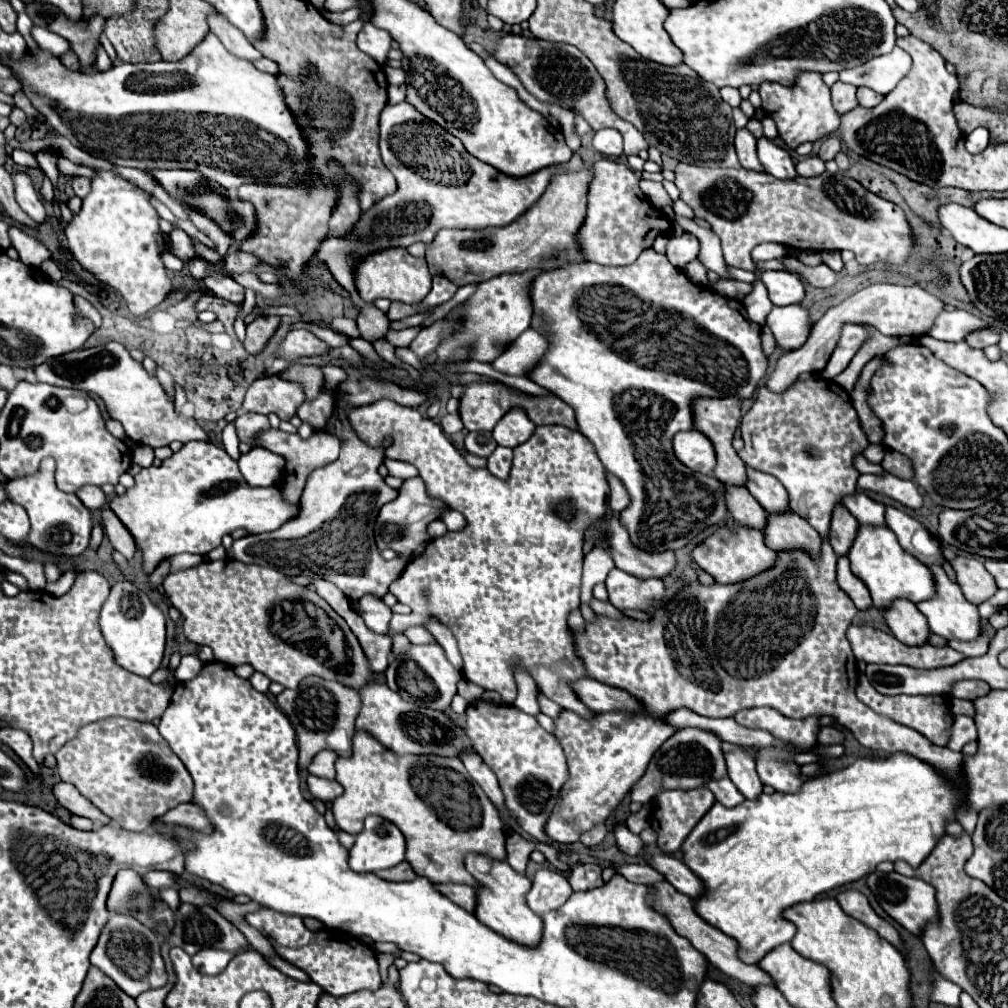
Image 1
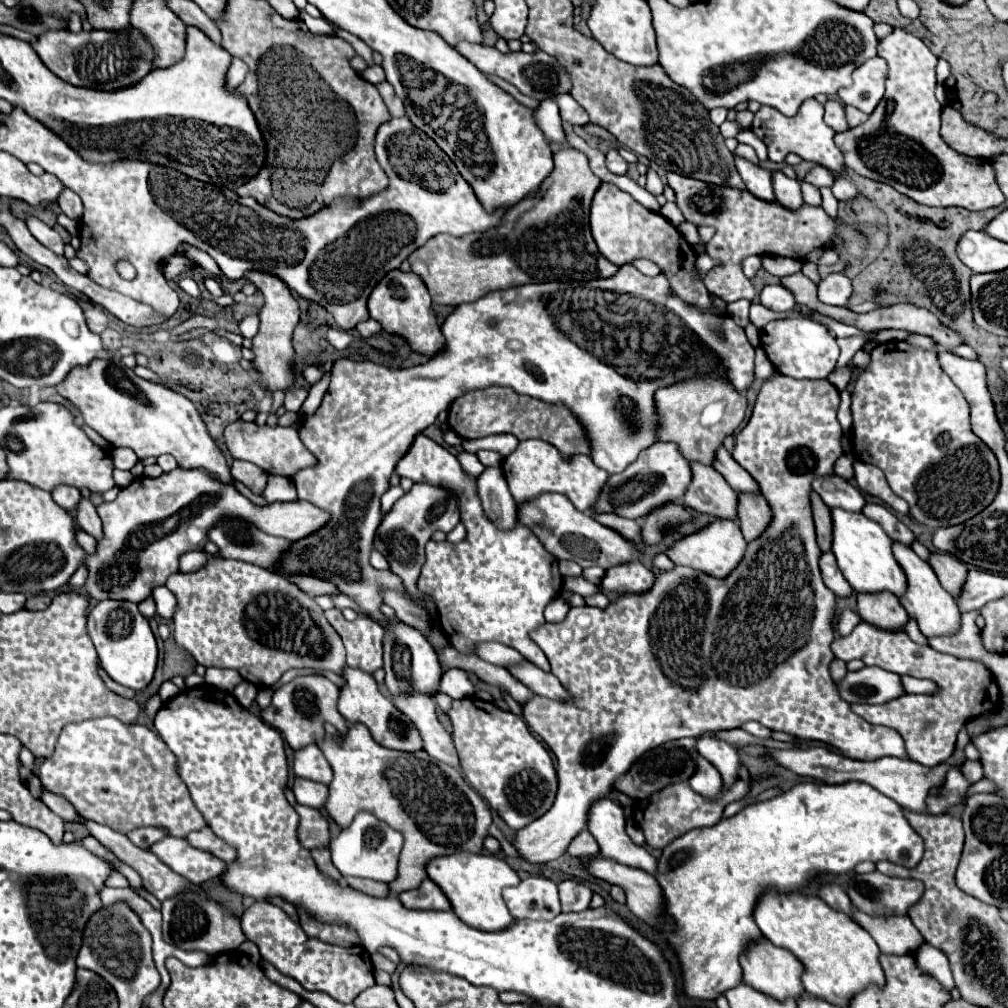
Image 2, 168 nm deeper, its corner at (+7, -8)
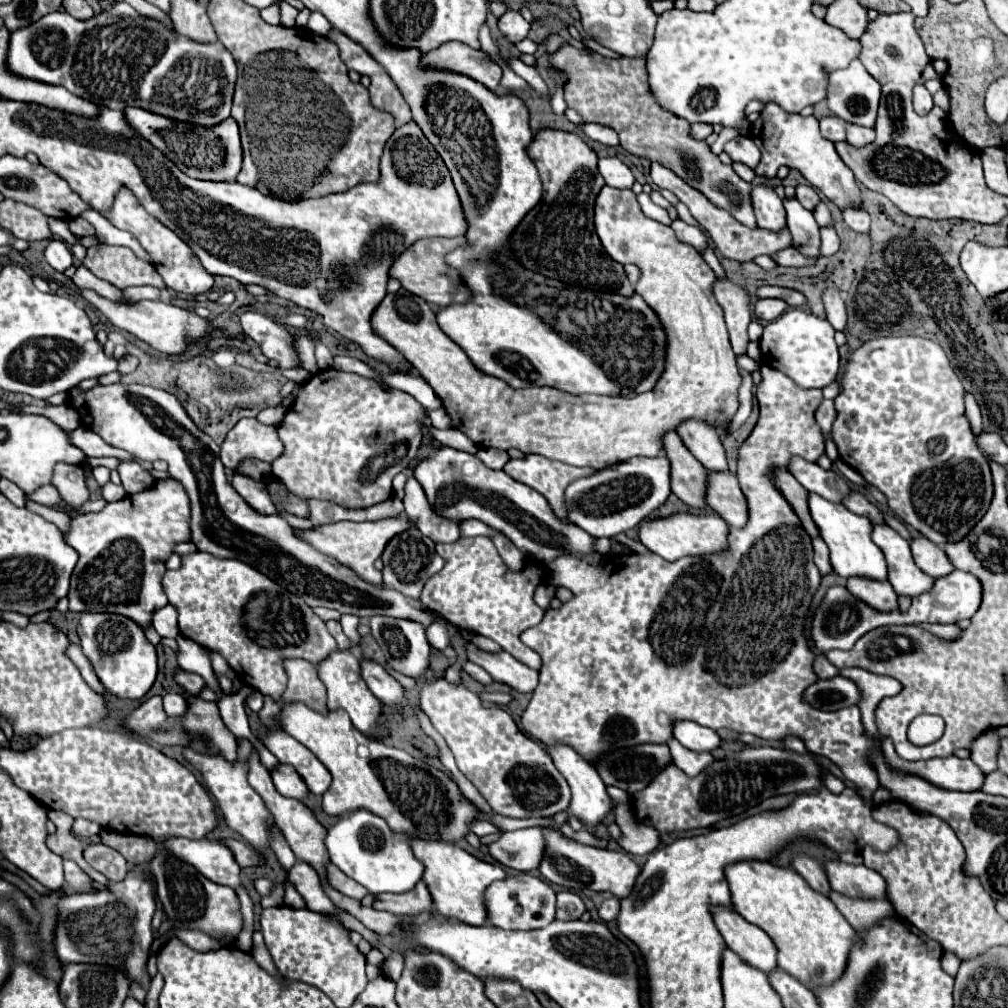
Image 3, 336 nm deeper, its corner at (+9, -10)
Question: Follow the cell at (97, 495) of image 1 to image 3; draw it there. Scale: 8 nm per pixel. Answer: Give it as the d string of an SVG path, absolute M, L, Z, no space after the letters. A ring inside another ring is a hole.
M42 485L42 489L34 491L34 493L28 493L28 499L40 503L40 505L60 505L60 493L56 491L54 485Z

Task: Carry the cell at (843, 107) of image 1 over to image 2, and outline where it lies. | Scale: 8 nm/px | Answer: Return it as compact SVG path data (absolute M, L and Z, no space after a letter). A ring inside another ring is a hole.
M838 99L826 101L826 115L824 115L824 121L826 121L834 131L846 131L846 129L848 129L844 105L842 105Z

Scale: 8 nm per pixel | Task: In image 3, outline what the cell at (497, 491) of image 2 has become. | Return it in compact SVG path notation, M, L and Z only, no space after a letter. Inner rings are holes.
M502 533L494 535L492 541L494 541L494 545L496 545L496 549L498 549L498 553L500 553L504 565L508 565L510 571L522 571L524 561L526 561L524 553L518 551L516 545L514 545L506 535L502 535Z

